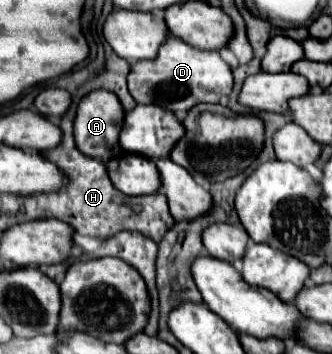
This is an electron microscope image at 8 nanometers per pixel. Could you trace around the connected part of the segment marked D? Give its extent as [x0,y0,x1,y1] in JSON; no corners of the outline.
[128,37,232,113]

